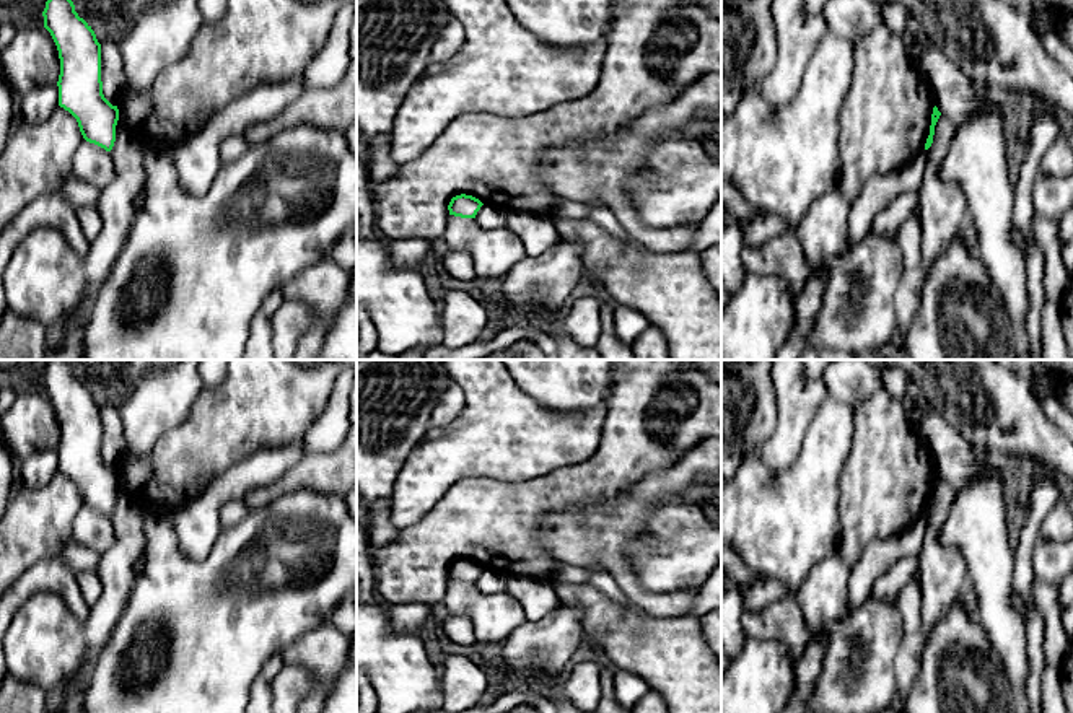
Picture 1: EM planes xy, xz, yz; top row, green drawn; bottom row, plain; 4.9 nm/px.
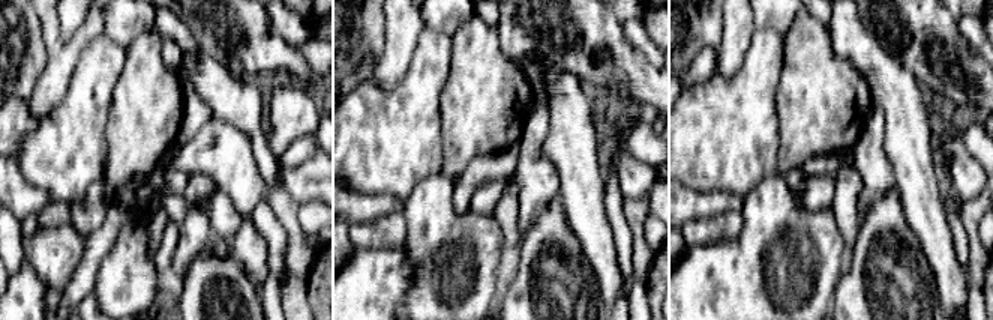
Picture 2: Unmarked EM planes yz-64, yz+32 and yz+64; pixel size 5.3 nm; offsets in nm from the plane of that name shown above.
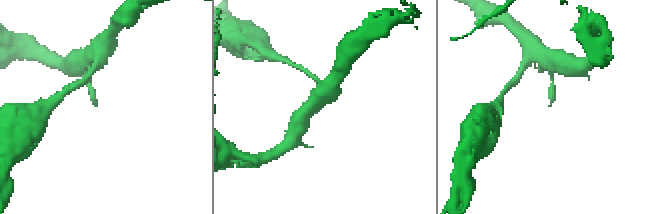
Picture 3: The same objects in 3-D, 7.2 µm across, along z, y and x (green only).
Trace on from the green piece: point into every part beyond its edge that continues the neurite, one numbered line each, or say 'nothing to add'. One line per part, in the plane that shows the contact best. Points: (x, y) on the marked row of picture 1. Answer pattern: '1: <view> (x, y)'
nothing to add

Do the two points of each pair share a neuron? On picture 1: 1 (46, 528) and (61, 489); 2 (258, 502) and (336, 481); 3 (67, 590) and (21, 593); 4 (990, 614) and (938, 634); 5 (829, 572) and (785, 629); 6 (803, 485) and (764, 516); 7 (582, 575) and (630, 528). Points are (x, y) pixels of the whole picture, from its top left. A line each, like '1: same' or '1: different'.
1: same
2: same
3: same
4: different
5: different
6: same
7: different

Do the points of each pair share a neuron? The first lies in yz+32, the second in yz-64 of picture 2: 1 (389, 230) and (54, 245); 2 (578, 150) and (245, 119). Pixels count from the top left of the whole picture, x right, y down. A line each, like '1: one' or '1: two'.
1: one
2: two

